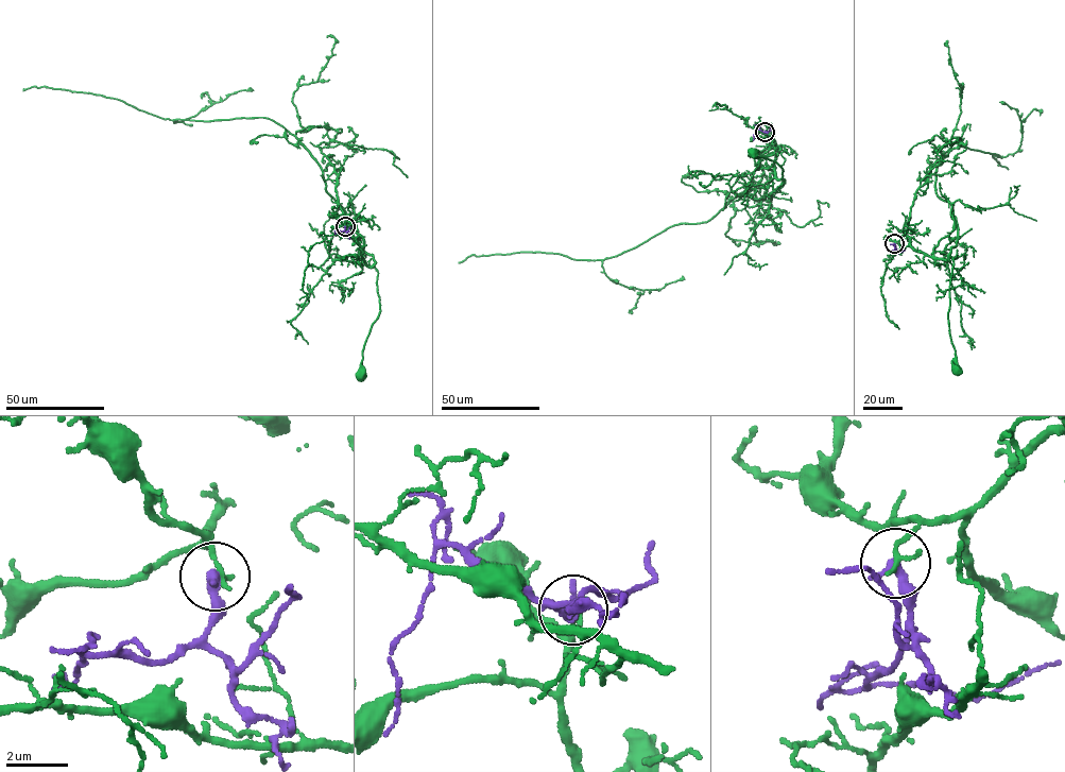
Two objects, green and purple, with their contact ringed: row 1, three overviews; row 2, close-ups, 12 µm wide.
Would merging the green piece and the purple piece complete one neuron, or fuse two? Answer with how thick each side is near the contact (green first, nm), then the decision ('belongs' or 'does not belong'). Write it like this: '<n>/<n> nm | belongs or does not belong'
180/400 nm | does not belong

